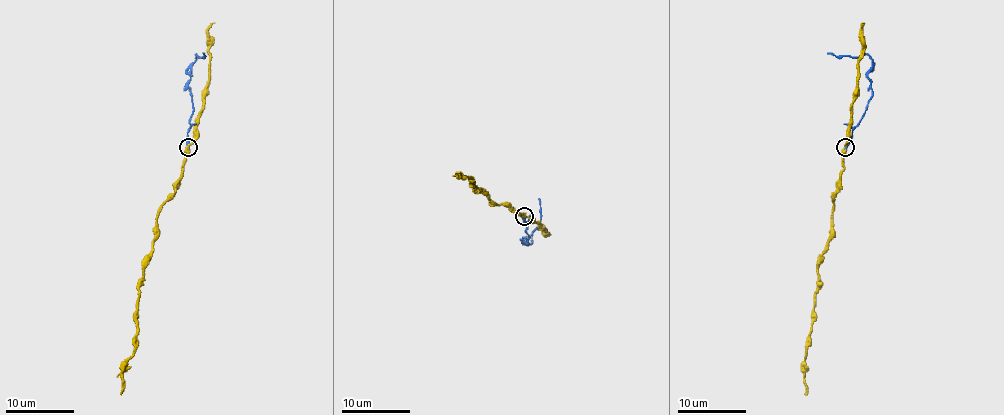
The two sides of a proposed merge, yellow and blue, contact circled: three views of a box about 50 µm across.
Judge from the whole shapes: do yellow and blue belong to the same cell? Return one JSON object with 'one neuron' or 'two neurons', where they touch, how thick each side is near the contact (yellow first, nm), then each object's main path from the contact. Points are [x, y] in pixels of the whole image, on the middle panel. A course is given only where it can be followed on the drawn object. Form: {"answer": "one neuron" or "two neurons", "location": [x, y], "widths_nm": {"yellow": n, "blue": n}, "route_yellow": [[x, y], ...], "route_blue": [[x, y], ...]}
{"answer": "two neurons", "location": [524, 216], "widths_nm": {"yellow": 360, "blue": 360}, "route_yellow": [[524, 217], [505, 205], [493, 203], [475, 188], [471, 179], [456, 176]], "route_blue": [[524, 217], [523, 224], [529, 236], [526, 242], [526, 239], [531, 242], [531, 232], [540, 222], [538, 198]]}

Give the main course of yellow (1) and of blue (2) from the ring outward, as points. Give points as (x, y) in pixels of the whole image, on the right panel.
1: (846, 147), (841, 188), (834, 199), (832, 238), (818, 266), (805, 394)
2: (846, 147), (871, 96), (868, 70), (871, 58), (827, 53)

